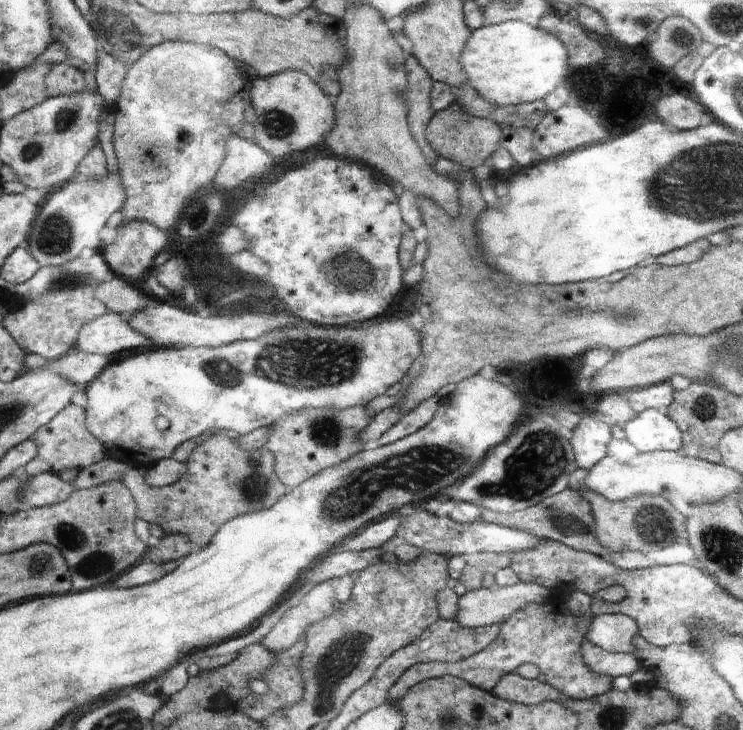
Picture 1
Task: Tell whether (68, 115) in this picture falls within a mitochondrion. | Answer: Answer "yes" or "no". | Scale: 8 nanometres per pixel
yes

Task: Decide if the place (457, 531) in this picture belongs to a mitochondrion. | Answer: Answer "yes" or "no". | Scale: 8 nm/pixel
yes

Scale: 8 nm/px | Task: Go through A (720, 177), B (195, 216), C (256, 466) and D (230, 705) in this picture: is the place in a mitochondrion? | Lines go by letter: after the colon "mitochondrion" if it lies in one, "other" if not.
A: mitochondrion
B: mitochondrion
C: mitochondrion
D: other

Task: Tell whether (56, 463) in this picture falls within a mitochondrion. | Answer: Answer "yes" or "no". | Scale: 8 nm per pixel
no

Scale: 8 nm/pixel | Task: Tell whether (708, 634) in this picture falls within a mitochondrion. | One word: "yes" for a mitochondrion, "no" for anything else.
no

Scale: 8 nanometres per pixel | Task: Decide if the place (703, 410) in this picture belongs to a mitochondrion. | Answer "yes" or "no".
yes

